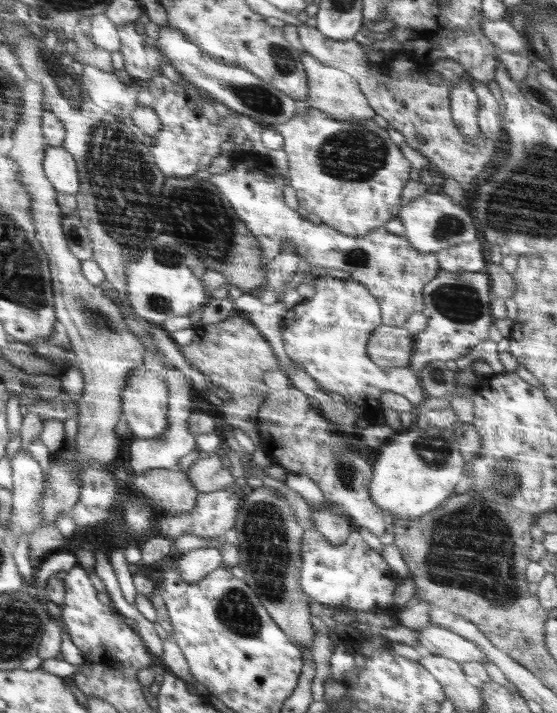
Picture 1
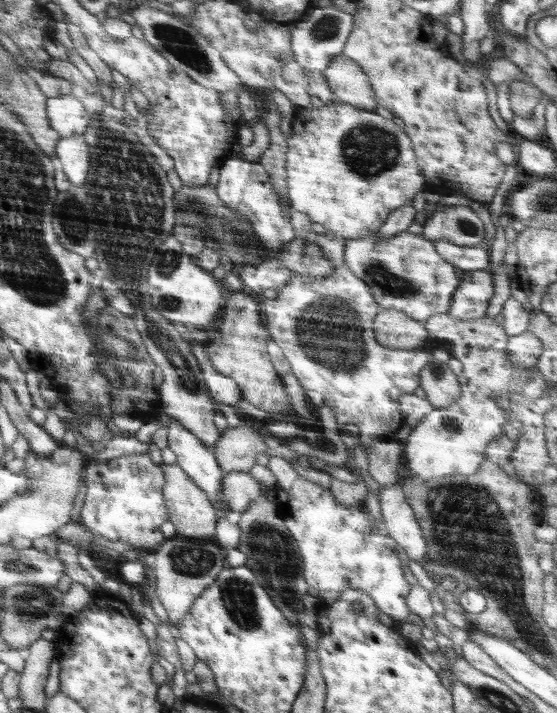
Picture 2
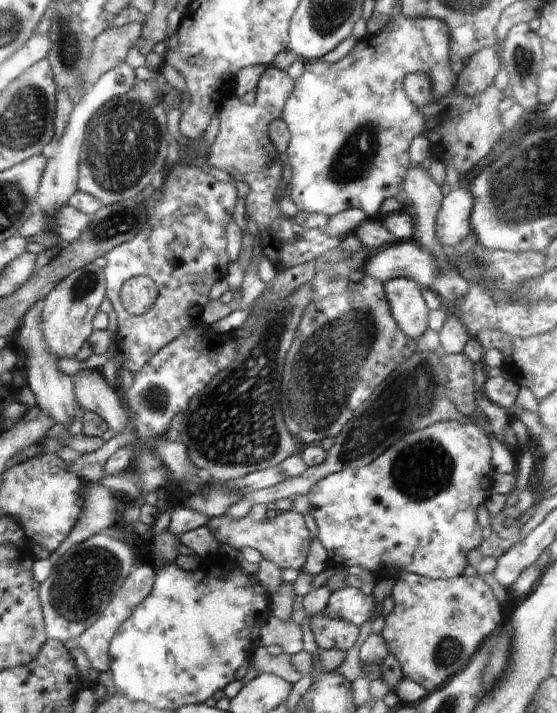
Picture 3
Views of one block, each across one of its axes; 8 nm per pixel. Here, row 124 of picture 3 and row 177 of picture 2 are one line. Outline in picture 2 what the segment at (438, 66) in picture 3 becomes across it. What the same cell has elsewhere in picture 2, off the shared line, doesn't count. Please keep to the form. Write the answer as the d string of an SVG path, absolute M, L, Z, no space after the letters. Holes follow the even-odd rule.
M335 102L334 104L321 108L296 108L294 118L292 119L292 129L293 134L287 139L289 149L287 150L285 167L290 207L293 211L307 214L312 222L322 224L325 229L332 230L339 238L363 239L370 235L376 235L393 210L412 203L412 199L418 191L426 190L426 178L421 174L420 168L416 163L412 141L404 132L404 128L396 125L392 119L386 119L378 115L375 111L358 109L357 107L342 102Z

